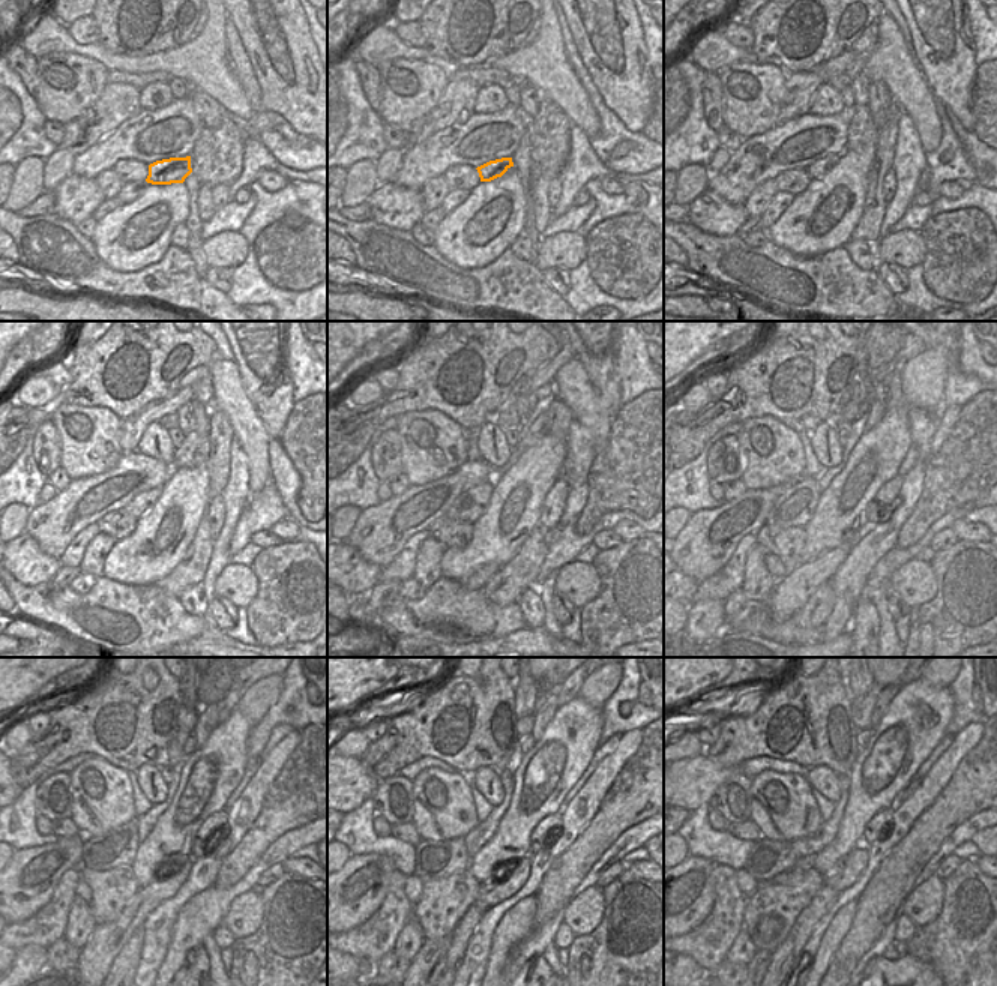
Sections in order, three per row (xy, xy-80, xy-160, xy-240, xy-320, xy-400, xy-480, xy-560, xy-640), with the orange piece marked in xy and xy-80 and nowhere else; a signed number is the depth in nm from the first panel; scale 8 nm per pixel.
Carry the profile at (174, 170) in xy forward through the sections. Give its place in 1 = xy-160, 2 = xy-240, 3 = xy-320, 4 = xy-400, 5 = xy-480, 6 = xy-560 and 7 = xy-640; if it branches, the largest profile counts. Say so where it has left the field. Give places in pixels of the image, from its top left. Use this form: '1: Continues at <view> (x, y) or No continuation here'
1: Continues at xy-160 (822, 167)
2: Continues at xy-240 (141, 505)
3: Continues at xy-320 (469, 506)
4: Continues at xy-400 (795, 508)
5: Continues at xy-480 (117, 848)
6: Continues at xy-560 (434, 860)
7: Continues at xy-640 (766, 860)

